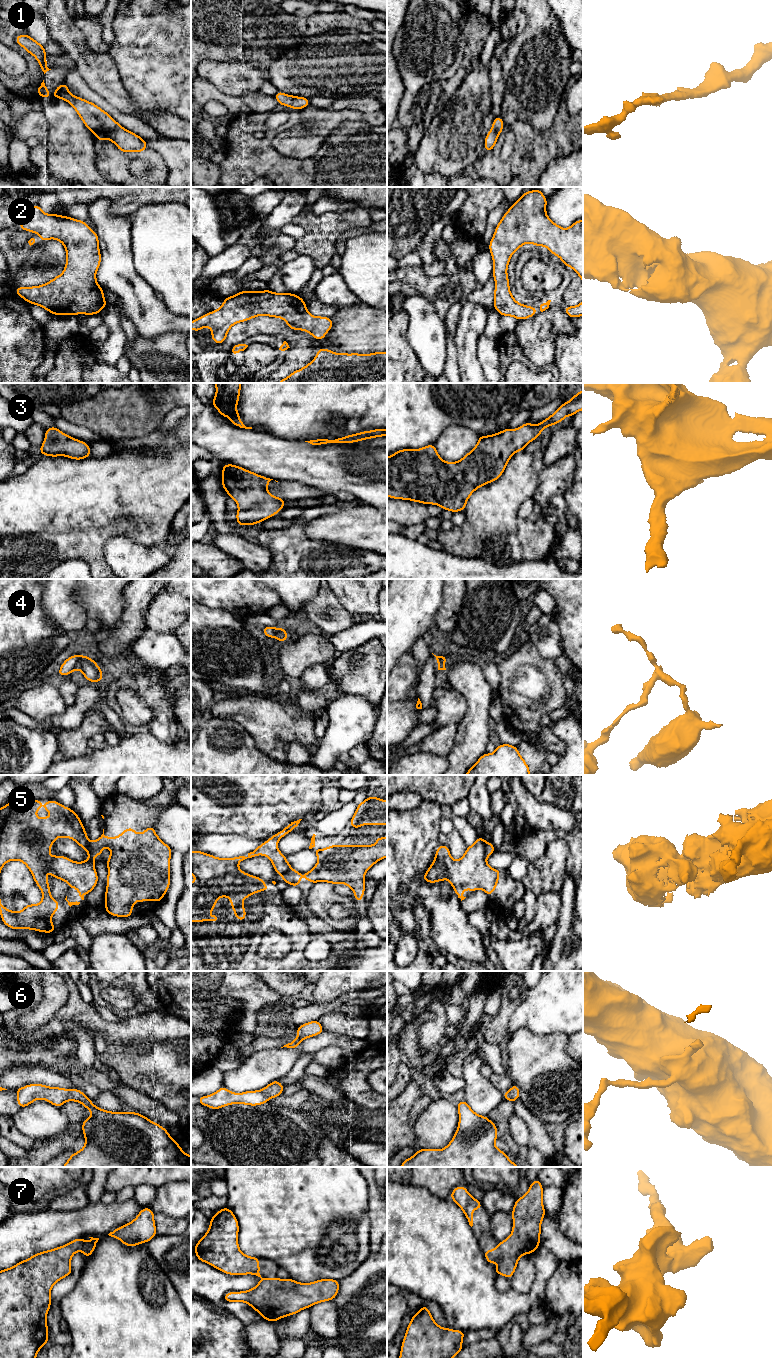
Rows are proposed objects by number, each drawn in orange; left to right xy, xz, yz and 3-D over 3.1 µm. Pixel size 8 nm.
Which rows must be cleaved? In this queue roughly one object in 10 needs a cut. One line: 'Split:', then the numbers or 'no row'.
Split: 4, 5

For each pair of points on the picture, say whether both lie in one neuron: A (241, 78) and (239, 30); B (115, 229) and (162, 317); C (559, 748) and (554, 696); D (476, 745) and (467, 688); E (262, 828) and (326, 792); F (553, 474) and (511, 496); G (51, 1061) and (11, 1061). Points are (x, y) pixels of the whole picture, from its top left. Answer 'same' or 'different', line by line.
A: different
B: same
C: different
D: same
E: different
F: different
G: same

